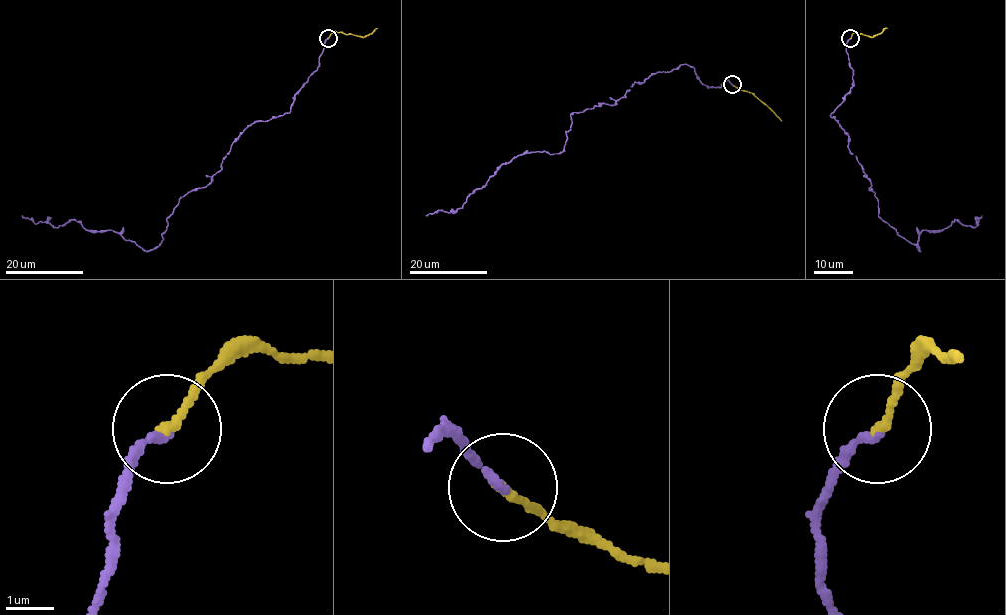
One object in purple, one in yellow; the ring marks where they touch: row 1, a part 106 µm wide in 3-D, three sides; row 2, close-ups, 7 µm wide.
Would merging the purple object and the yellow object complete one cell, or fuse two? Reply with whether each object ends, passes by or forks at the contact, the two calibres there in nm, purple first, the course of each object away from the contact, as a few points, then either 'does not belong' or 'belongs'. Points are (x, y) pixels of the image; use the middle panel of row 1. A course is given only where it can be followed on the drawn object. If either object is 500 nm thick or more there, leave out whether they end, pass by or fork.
purple ends | yellow ends | 180/170 nm | purple via (732, 84), (708, 87), (686, 64), (658, 71), (573, 112), (559, 153), (514, 157), (461, 208), (425, 215) | yellow via (732, 84), (752, 93), (782, 121) | belongs

